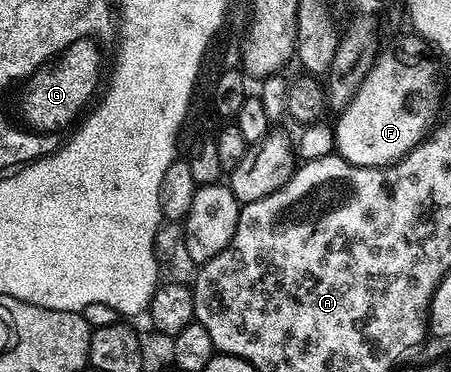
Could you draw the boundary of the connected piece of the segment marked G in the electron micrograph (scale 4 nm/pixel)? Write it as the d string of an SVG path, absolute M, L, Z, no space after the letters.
M92 38L74 40L55 60L28 75L20 94L20 114L25 127L36 132L52 132L48 130L71 127L81 117L80 109L91 100L100 82L100 50L94 43Z

